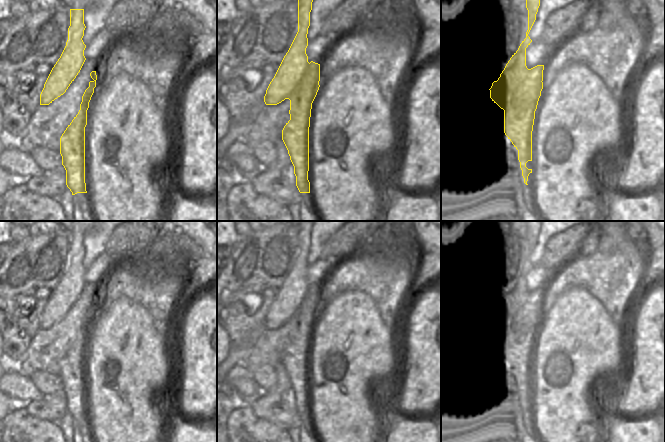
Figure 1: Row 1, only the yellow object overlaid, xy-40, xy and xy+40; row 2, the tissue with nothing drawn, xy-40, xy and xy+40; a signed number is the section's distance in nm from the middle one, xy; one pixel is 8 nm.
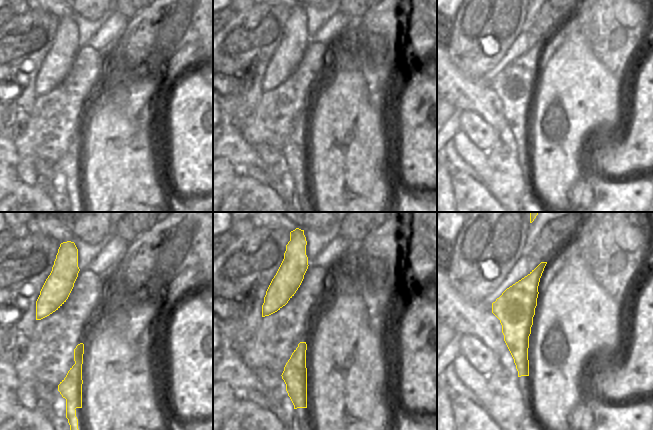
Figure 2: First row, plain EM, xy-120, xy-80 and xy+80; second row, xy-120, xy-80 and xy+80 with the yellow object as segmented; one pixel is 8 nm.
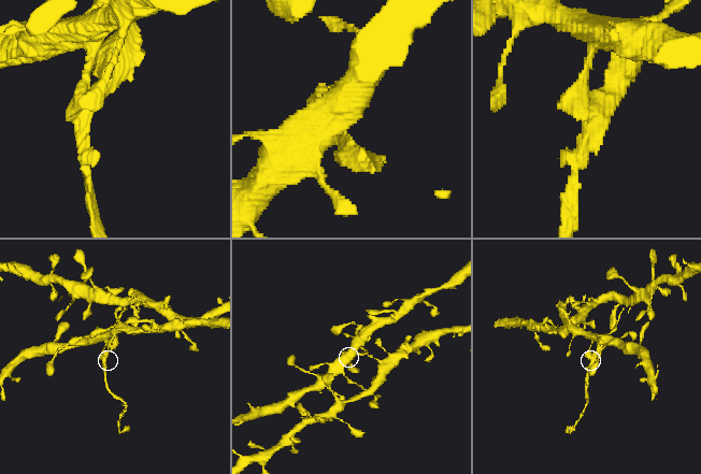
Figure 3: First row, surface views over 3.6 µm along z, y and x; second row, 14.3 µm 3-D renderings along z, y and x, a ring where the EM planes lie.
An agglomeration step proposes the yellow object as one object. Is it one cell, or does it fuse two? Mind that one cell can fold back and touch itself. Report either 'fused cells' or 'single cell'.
fused cells

